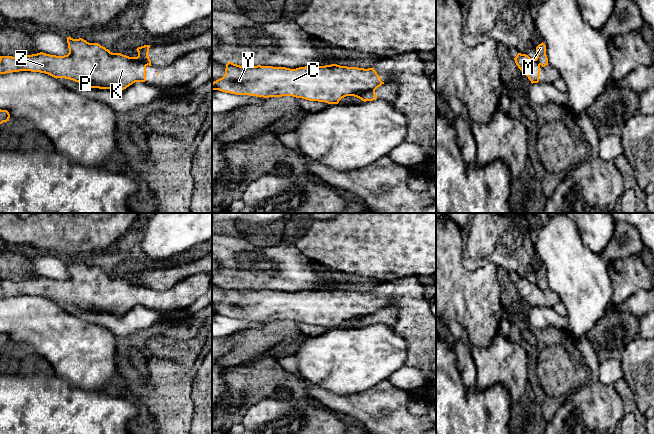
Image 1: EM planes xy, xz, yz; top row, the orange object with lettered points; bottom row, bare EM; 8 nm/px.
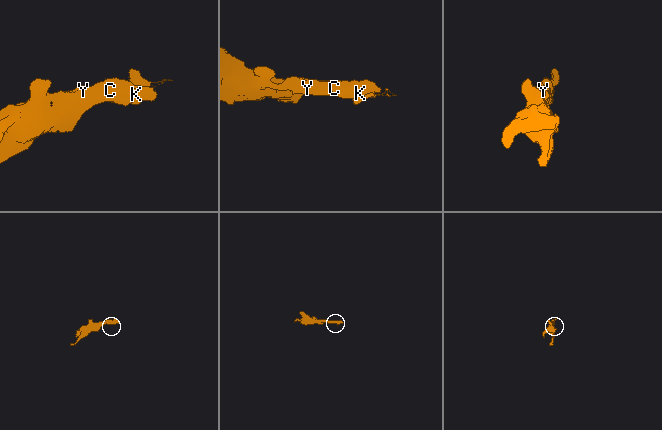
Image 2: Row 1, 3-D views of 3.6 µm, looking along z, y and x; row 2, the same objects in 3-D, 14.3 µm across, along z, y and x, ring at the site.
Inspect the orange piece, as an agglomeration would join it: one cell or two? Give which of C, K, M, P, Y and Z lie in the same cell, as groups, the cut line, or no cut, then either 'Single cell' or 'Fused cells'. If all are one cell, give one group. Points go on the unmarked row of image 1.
Groups: C K P Y Z / M. Split along xz (374, 313), (365, 315), (357, 321). Fused cells

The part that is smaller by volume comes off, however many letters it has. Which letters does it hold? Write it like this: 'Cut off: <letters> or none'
Cut off: M

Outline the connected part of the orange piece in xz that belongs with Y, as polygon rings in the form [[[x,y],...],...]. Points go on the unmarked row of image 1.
[[[228,286],[224,300],[212,307],[212,314],[263,322],[293,320],[309,325],[338,328],[339,325],[346,320],[359,321],[365,316],[376,314],[382,308],[384,308],[384,306],[381,305],[381,302],[374,292],[364,293],[331,288],[290,293],[286,291],[261,289],[240,290]]]

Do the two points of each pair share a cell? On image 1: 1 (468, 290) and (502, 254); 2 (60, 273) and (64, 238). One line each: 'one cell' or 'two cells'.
1: two cells
2: two cells

